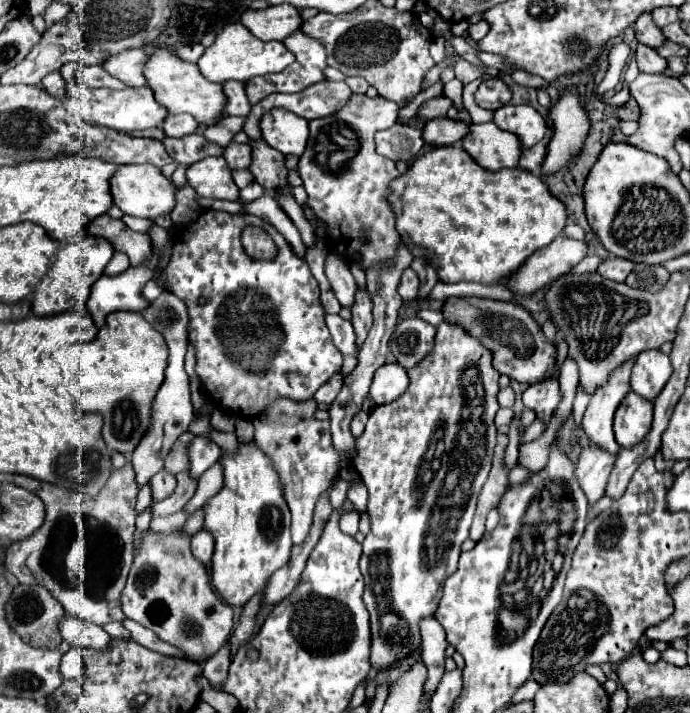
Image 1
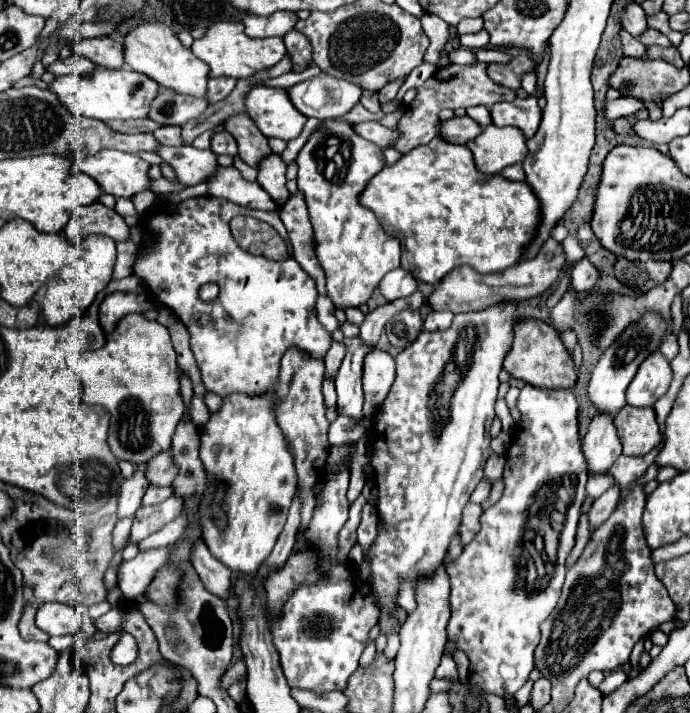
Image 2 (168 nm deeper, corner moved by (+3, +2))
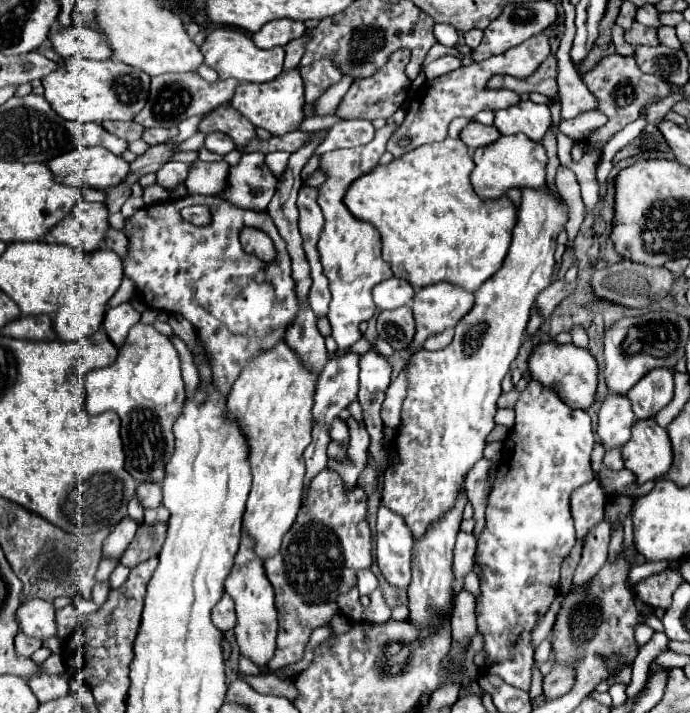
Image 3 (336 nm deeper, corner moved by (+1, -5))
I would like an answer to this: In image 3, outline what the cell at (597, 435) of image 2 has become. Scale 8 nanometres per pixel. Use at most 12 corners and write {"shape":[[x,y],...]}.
{"shape":[[608,393],[598,413],[606,449],[630,439],[636,415],[626,395]]}

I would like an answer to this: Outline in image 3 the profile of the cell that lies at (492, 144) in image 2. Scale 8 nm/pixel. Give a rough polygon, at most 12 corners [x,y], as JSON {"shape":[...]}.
{"shape":[[526,135],[474,151],[482,199],[546,189],[546,149]]}

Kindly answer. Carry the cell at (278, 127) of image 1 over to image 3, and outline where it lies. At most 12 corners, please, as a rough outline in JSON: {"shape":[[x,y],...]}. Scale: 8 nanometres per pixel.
{"shape":[[300,69],[242,83],[230,105],[272,135],[298,129]]}

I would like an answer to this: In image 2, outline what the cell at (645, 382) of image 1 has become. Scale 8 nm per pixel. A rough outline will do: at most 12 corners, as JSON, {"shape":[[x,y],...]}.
{"shape":[[660,352],[640,364],[626,390],[630,406],[654,406],[668,392],[670,362]]}

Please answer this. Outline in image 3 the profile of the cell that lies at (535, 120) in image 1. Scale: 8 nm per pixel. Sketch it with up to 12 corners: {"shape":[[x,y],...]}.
{"shape":[[520,101],[496,111],[502,135],[540,141],[552,119],[548,105]]}

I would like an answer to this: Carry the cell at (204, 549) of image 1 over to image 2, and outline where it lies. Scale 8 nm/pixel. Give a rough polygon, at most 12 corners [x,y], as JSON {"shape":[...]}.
{"shape":[[198,540],[192,566],[202,584],[226,598],[230,570]]}

